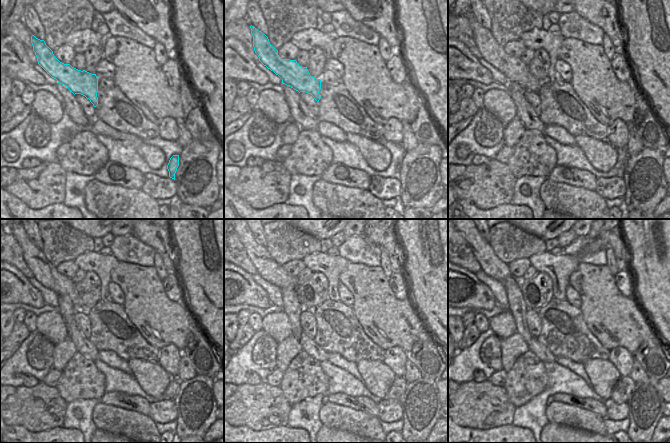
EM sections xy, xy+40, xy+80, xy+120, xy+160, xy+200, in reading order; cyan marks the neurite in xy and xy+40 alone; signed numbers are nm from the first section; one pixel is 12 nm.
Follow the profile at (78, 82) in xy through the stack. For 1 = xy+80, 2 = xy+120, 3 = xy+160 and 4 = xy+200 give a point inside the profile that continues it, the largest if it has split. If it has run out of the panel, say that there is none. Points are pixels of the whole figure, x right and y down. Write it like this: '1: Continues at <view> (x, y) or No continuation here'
1: Continues at xy+80 (513, 68)
2: Continues at xy+120 (46, 274)
3: Continues at xy+160 (267, 267)
4: Continues at xy+200 (491, 265).

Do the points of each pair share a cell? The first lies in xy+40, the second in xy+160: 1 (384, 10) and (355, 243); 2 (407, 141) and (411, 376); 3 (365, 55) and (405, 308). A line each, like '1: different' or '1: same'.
1: different
2: same
3: same

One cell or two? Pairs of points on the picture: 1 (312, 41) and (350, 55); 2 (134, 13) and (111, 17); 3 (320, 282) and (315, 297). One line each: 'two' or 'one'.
1: two
2: two
3: one

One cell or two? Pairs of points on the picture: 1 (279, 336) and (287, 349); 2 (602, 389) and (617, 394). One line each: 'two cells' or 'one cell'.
1: two cells
2: two cells

